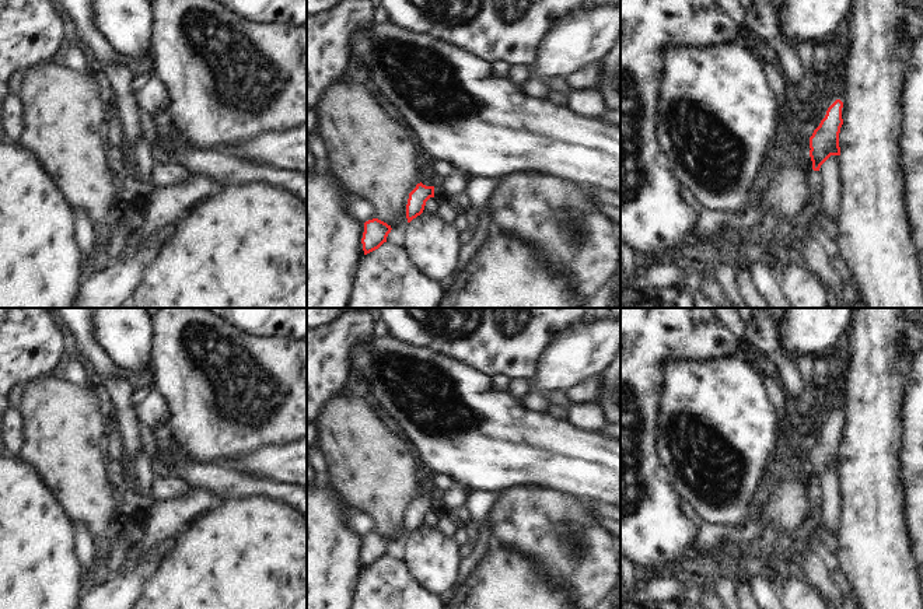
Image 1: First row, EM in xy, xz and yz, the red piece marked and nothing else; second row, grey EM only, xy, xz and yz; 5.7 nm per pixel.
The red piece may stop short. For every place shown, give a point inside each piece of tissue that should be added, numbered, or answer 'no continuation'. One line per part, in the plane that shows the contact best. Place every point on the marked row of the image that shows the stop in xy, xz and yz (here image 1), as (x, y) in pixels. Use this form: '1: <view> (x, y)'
1: yz (794, 123)

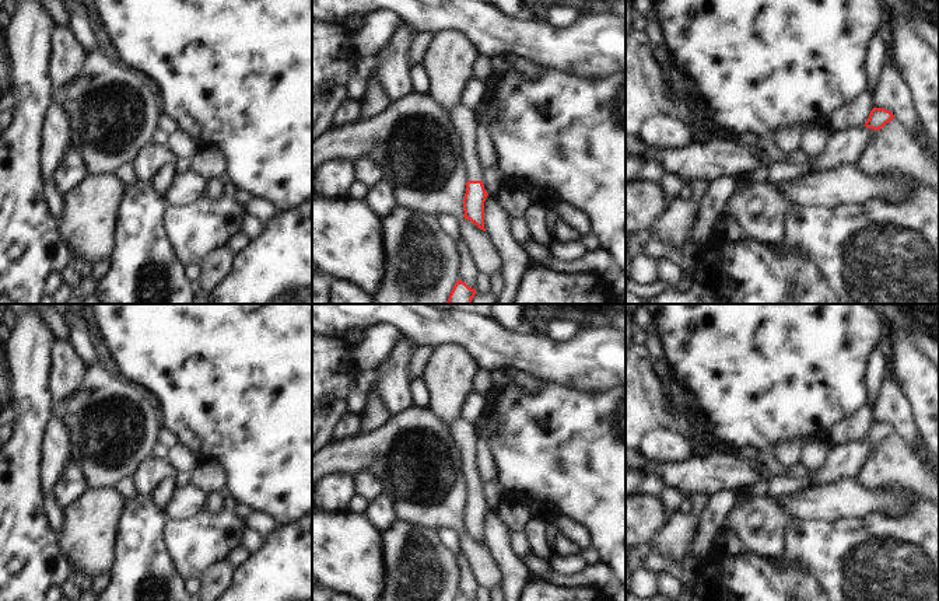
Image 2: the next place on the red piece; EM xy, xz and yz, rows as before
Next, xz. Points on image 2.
1: xz (463, 119)

